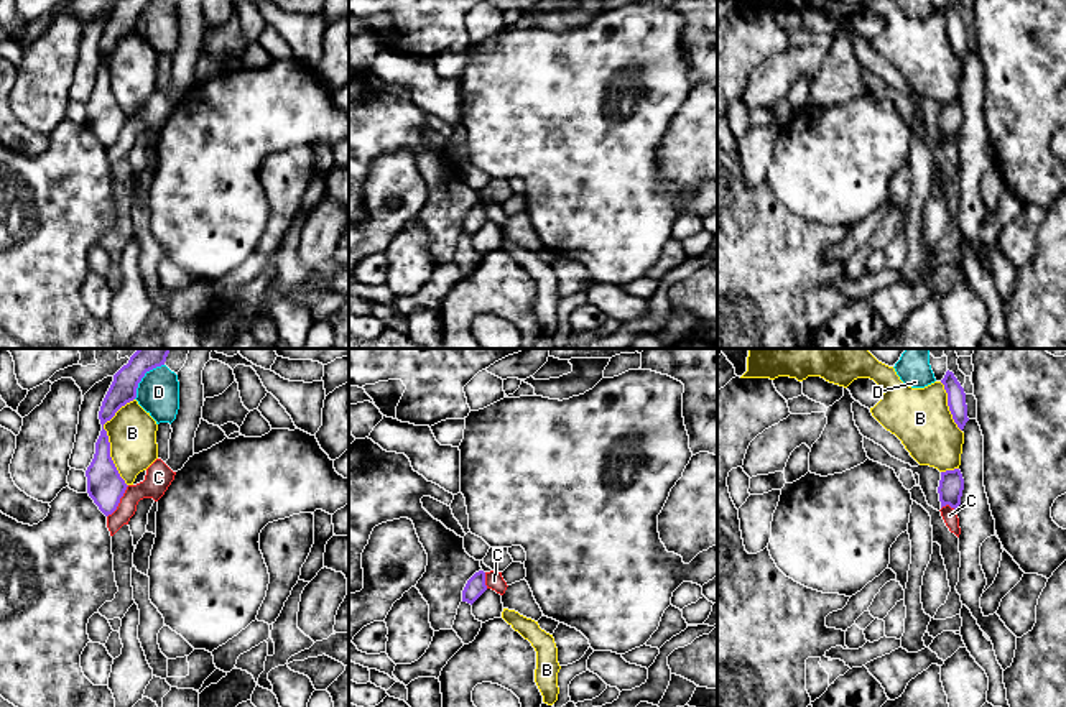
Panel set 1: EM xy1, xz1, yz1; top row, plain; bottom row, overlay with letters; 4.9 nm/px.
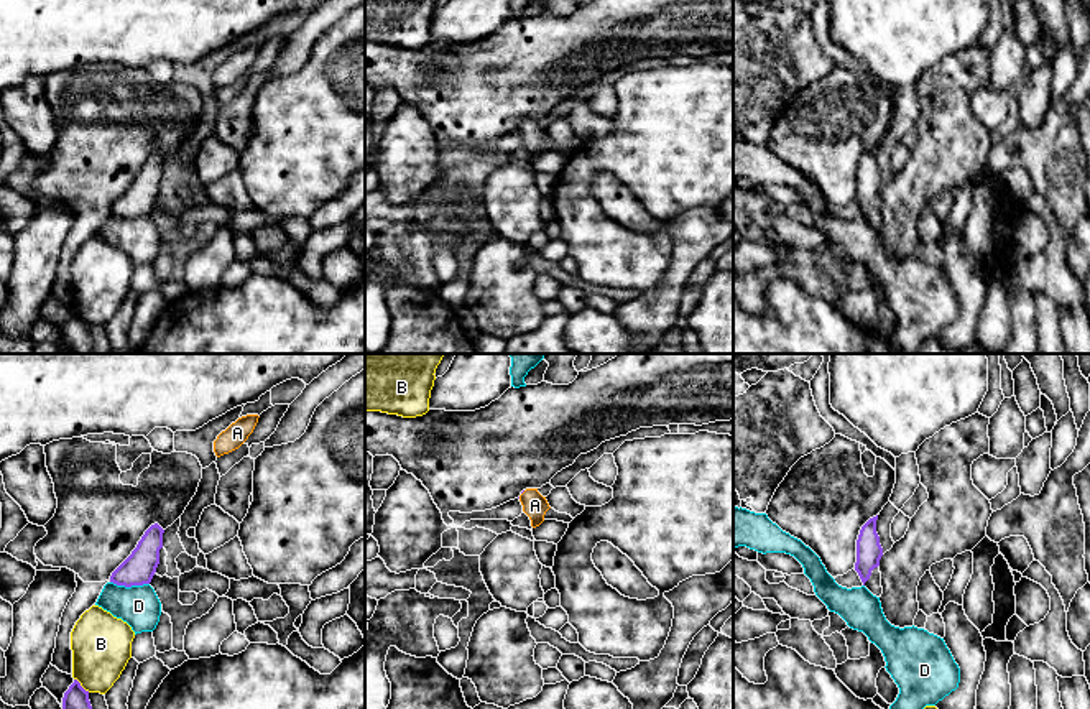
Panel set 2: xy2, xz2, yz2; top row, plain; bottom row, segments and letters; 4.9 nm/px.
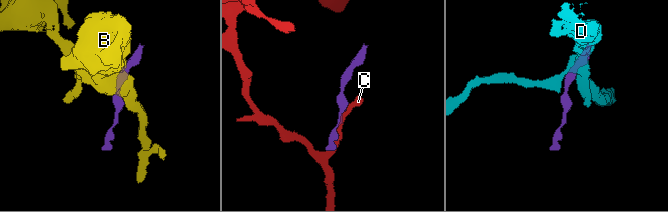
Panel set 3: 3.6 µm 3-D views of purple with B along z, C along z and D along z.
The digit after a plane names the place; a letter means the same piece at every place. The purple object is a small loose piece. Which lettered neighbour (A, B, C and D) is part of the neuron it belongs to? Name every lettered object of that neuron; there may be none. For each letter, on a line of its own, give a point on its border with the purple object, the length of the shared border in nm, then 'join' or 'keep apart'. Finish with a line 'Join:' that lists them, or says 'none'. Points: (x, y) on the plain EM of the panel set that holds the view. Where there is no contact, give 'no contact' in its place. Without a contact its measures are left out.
A: no contact | join
B: xy1 (107, 73) | 440 nm | keep apart
C: xy1 (119, 134) | 190 nm | keep apart
D: xy2 (130, 217) | 190 nm | keep apart
Join: A

